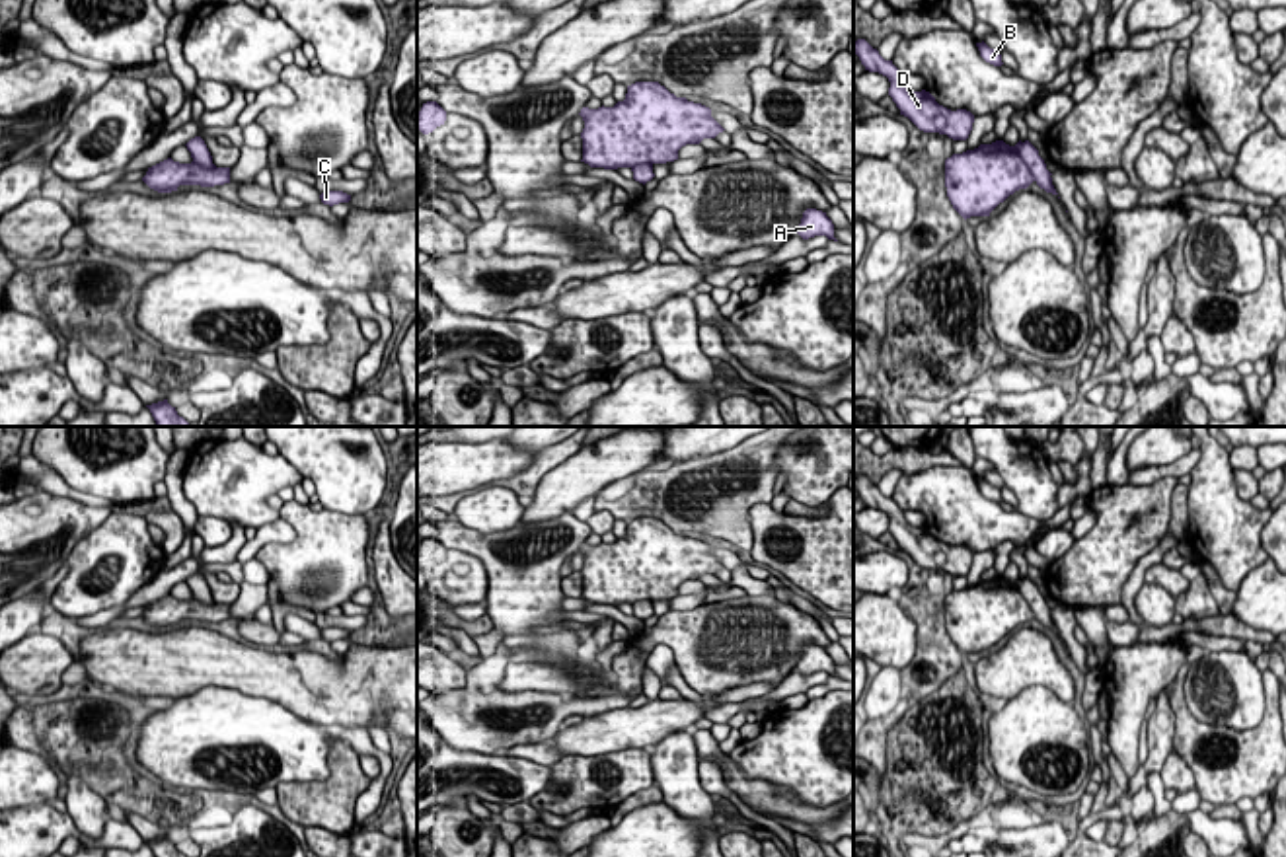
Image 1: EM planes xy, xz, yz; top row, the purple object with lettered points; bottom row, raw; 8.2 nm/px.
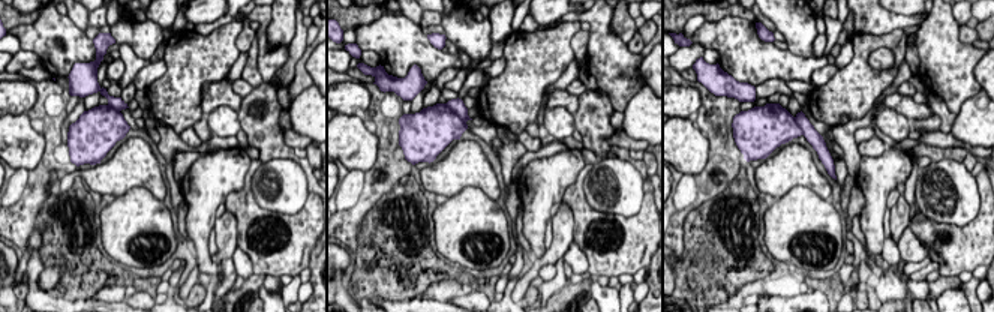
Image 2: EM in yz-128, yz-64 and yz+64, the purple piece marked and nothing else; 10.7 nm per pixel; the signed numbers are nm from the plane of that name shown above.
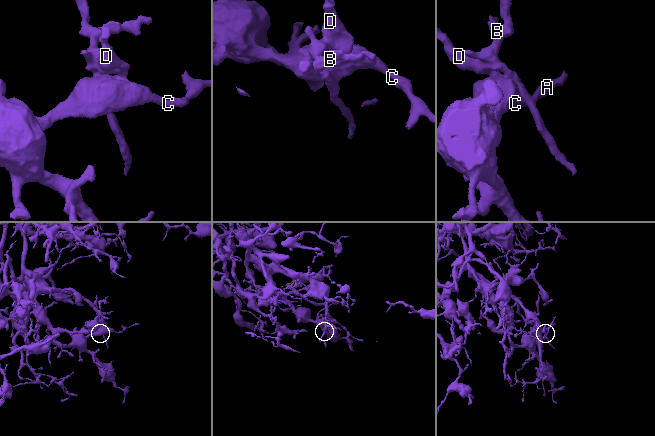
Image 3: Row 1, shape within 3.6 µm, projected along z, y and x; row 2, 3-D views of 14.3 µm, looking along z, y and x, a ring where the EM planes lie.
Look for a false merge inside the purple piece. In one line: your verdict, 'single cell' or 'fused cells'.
fused cells

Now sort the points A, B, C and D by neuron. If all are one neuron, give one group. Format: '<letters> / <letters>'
A C / B D

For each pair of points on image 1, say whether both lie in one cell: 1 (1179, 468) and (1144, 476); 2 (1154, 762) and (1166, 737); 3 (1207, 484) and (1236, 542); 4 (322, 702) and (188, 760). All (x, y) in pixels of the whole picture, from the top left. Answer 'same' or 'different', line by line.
1: same
2: same
3: same
4: different

